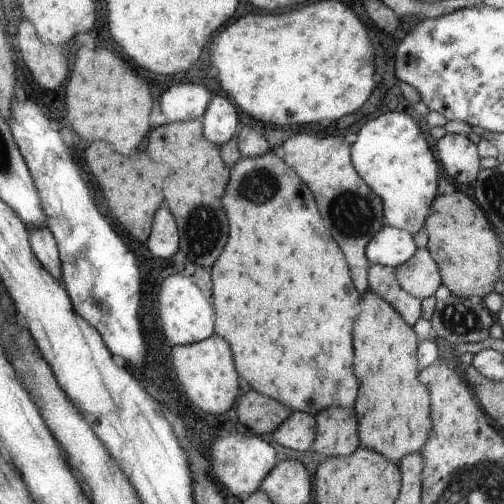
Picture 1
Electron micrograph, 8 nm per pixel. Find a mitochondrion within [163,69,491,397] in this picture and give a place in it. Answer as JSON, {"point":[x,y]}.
{"point":[354,214]}

